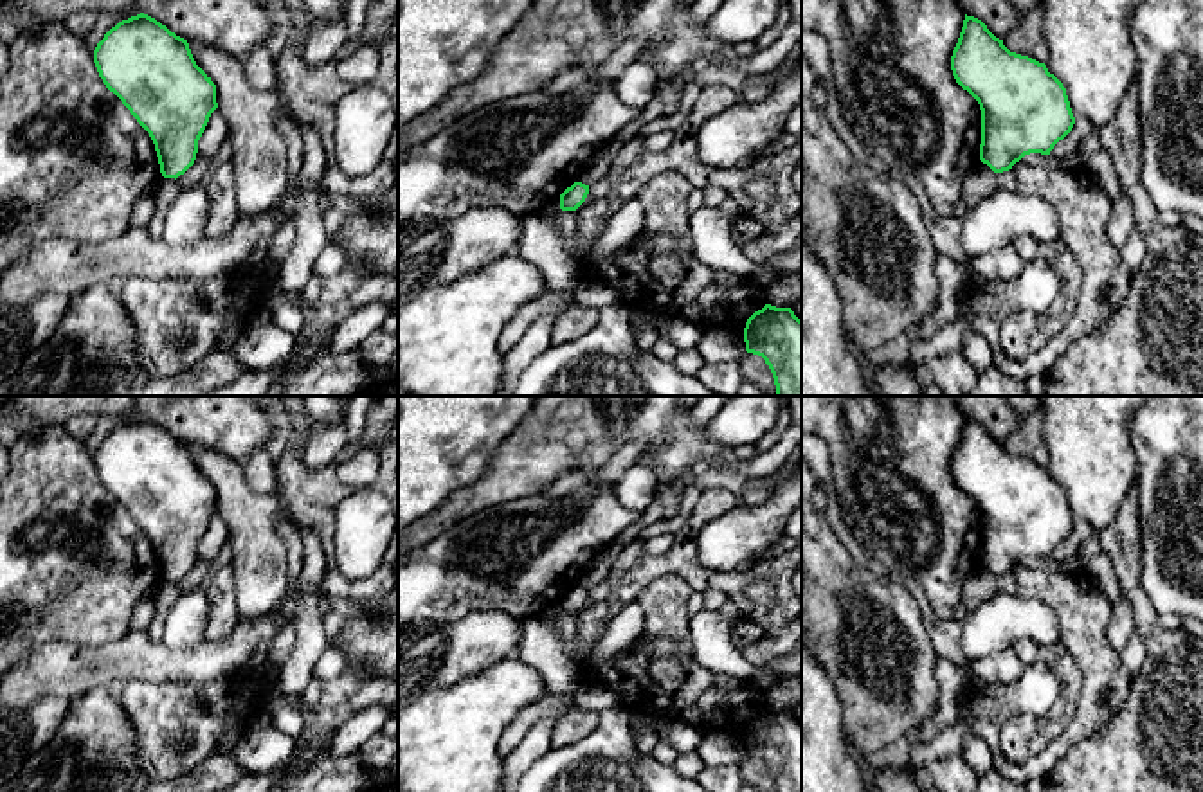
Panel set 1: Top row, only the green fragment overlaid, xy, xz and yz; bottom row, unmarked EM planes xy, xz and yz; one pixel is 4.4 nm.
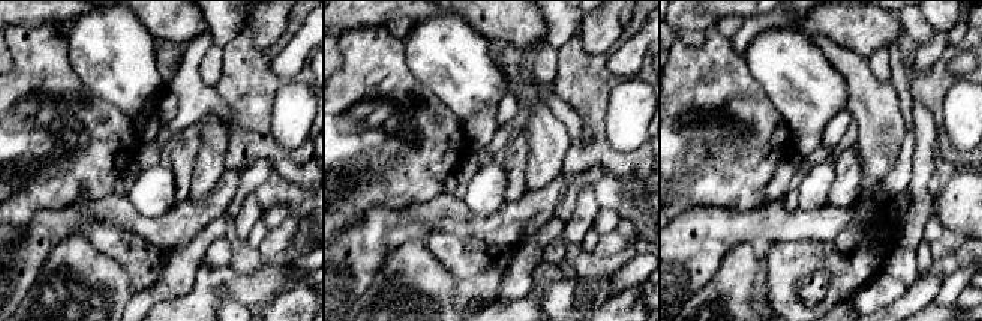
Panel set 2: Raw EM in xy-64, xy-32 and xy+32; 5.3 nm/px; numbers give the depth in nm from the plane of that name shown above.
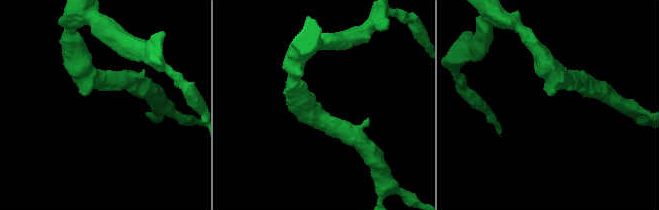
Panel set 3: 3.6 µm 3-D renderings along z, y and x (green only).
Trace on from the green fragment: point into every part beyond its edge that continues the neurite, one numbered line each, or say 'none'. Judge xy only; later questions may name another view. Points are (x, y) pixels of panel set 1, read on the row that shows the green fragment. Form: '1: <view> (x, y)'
none

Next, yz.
none

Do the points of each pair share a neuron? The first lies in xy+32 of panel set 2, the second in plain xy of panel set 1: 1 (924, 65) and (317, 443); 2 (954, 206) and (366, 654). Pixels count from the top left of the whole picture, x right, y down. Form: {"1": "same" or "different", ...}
{"1": "same", "2": "same"}

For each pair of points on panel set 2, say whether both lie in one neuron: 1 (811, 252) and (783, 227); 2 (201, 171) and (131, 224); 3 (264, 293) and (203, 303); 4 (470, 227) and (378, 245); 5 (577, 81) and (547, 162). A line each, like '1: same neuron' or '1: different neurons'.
1: different neurons
2: different neurons
3: same neuron
4: same neuron
5: different neurons

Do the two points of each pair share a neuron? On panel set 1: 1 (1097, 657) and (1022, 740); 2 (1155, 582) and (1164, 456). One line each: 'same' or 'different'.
1: different
2: same

